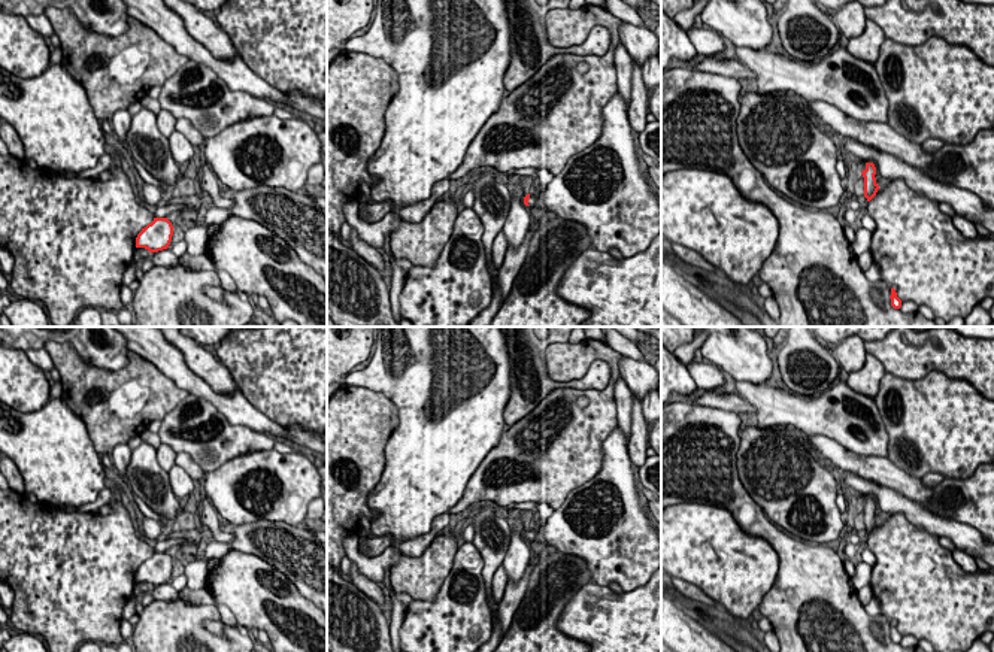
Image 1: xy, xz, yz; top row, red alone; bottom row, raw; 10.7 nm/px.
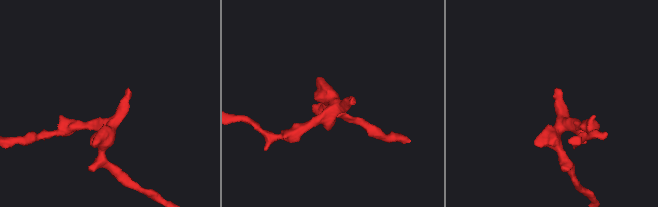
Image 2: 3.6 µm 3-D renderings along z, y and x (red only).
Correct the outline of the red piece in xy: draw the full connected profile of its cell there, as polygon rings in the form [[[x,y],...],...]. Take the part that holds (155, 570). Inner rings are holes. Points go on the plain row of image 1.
[[[154,552],[136,571],[136,582],[145,582],[151,588],[167,583],[173,570],[173,559],[167,552]]]

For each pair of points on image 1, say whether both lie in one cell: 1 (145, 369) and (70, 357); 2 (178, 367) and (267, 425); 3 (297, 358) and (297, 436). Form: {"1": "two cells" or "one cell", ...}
{"1": "one cell", "2": "one cell", "3": "two cells"}

